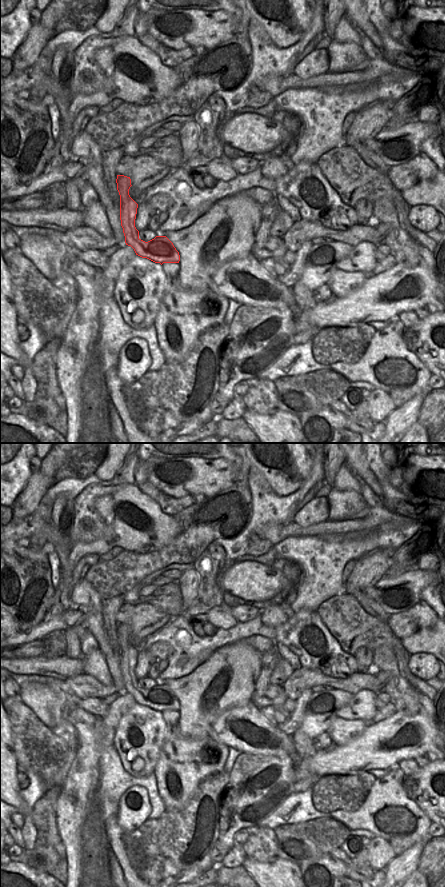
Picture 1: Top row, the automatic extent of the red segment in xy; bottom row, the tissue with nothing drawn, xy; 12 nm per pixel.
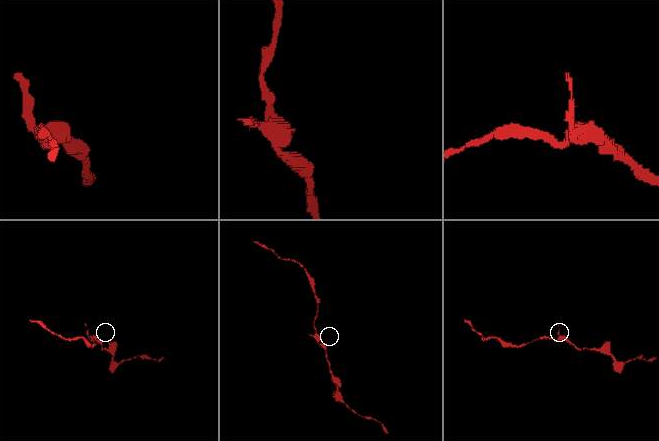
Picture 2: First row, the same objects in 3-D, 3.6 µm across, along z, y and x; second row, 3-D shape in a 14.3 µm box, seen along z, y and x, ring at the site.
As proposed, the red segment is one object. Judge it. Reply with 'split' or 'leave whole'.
leave whole

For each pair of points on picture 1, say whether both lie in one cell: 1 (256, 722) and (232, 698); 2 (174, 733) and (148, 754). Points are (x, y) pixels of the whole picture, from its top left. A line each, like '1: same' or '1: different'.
1: different
2: different

